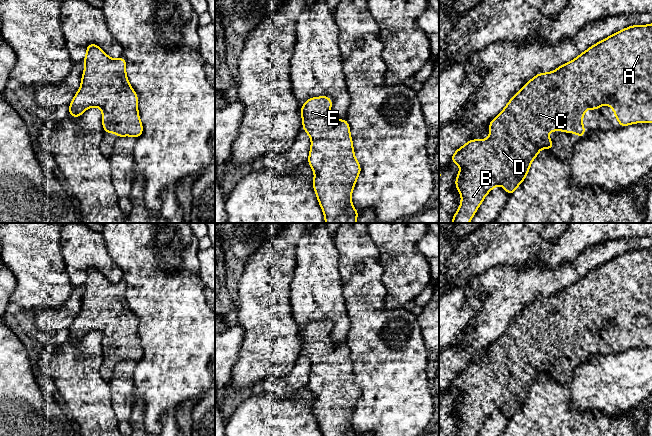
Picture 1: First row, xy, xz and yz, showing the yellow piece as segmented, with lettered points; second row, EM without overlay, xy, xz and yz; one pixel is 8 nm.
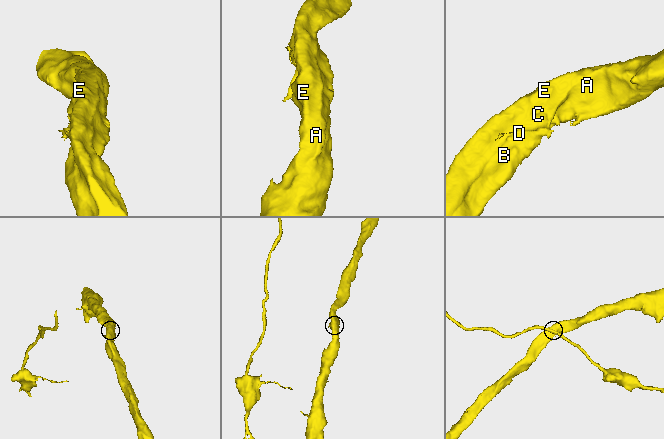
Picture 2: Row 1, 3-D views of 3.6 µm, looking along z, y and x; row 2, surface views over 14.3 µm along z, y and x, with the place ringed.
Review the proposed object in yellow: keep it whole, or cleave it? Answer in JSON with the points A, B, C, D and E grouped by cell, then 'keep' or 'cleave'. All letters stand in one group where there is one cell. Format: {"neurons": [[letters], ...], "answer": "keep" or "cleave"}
{"neurons": [["A", "B", "C", "D", "E"]], "answer": "keep"}

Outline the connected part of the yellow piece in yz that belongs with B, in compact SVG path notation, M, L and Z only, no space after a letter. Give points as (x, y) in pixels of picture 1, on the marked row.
M652 24L629 26L597 42L554 71L538 73L525 83L505 108L489 122L490 134L487 140L470 139L458 148L450 159L461 168L455 179L456 189L461 193L461 204L451 223L469 223L486 195L495 186L501 186L508 195L514 193L525 180L540 149L554 148L547 132L576 133L582 138L586 133L582 124L585 110L598 110L603 104L612 107L621 128L635 123L652 123Z

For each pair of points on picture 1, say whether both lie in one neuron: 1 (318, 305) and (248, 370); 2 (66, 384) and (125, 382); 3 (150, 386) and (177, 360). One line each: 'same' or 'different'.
1: different
2: different
3: same

